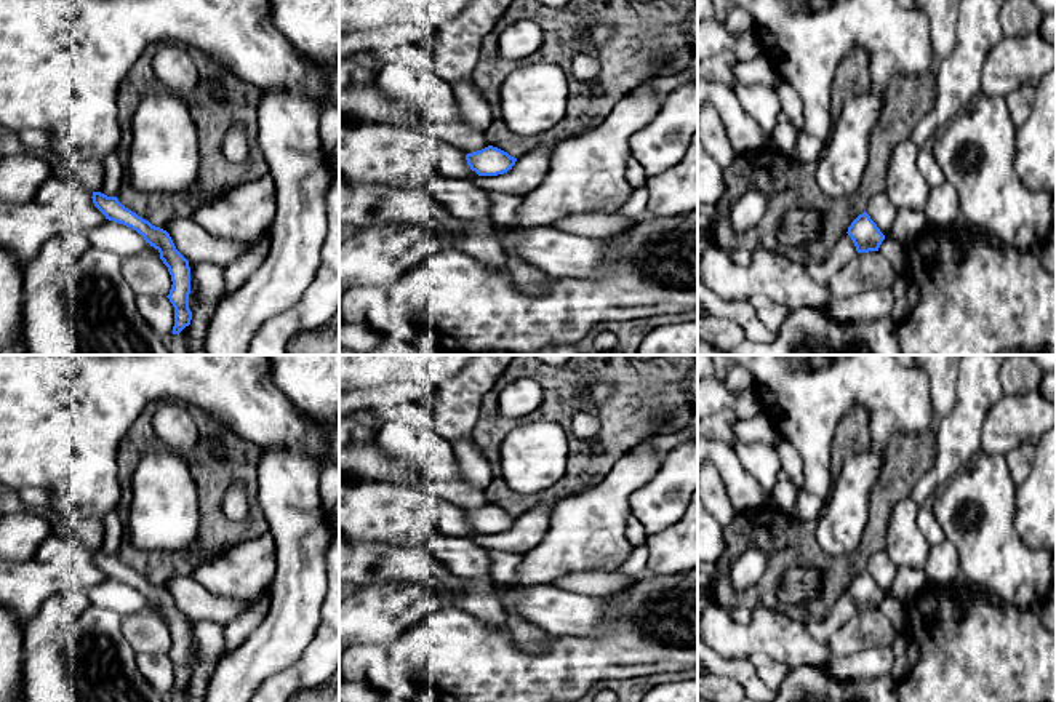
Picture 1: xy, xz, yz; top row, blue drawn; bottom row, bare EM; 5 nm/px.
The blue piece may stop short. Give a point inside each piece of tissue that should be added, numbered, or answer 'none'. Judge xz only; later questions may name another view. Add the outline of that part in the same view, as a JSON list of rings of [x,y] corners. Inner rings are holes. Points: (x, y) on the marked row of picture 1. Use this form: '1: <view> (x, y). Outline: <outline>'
none

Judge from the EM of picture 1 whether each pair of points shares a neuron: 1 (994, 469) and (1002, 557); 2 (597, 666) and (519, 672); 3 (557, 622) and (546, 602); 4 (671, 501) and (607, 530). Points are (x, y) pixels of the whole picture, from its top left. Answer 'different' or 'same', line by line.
1: same
2: same
3: same
4: different

